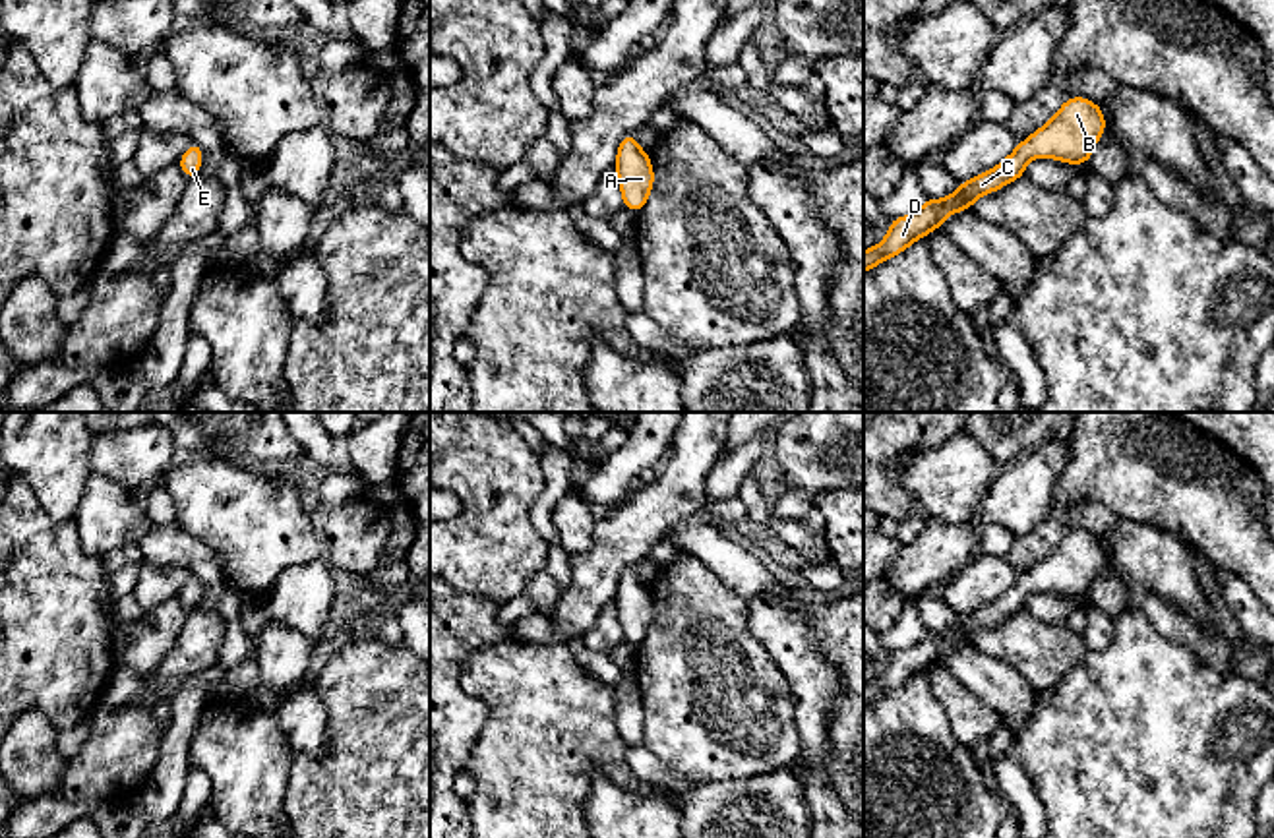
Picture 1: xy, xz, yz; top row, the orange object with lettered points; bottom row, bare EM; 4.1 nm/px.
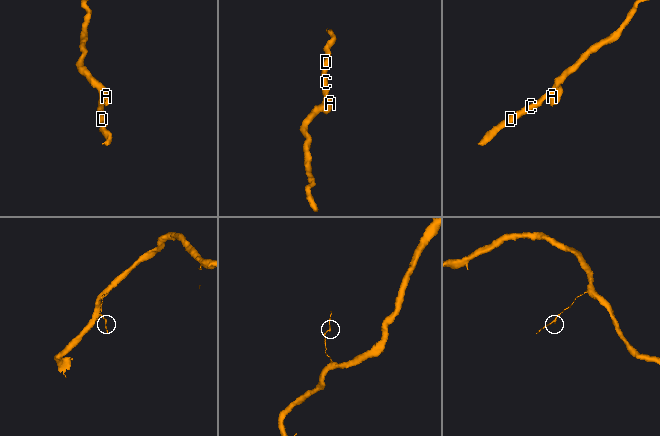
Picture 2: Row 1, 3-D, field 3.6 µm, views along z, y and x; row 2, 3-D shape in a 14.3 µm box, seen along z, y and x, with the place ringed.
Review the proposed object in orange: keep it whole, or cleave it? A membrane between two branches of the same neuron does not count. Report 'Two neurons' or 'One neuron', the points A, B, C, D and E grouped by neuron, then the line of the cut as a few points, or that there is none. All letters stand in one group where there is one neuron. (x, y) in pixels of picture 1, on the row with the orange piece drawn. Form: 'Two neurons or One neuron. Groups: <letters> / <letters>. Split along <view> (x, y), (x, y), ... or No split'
One neuron. Groups: A B C D E. No split

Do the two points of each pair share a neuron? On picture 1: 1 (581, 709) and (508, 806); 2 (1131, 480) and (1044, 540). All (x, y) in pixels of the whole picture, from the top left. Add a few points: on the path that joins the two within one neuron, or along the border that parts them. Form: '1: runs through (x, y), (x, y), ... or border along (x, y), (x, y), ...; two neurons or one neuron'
1: runs through (558, 732), (535, 755), (531, 782); one neuron
2: runs through (1104, 480), (1085, 480), (1061, 504), (1058, 513); one neuron

